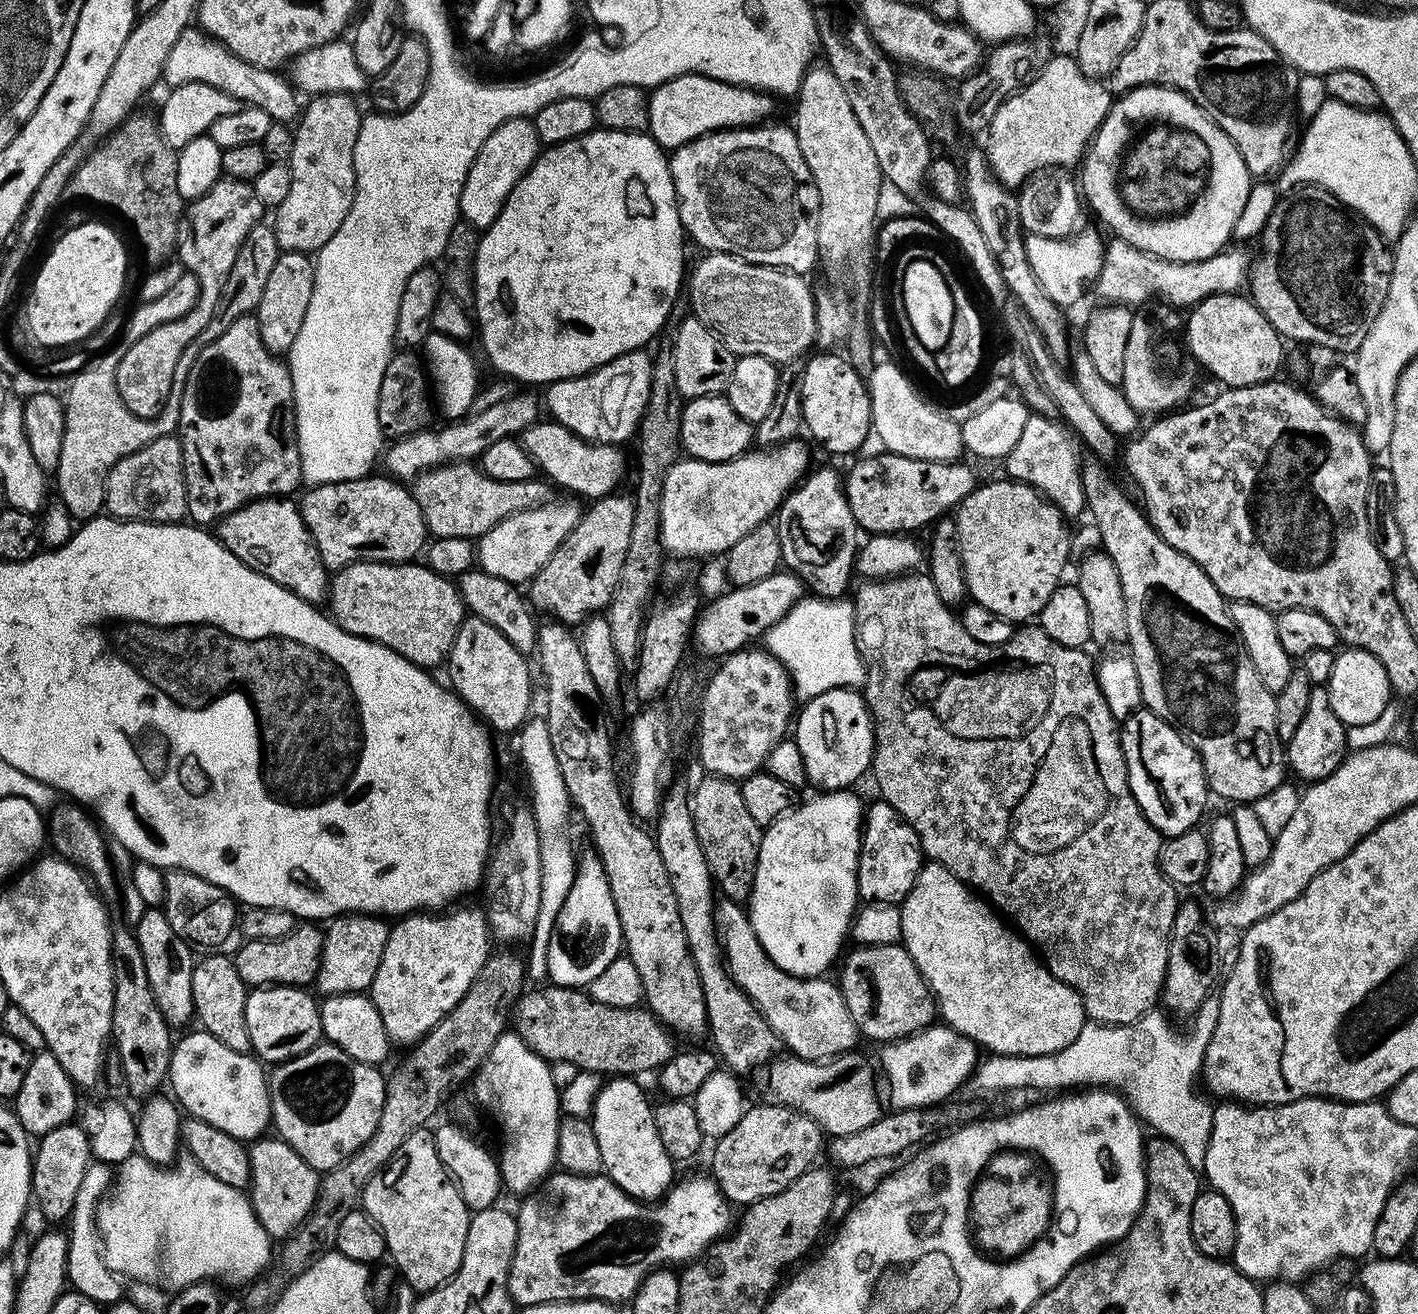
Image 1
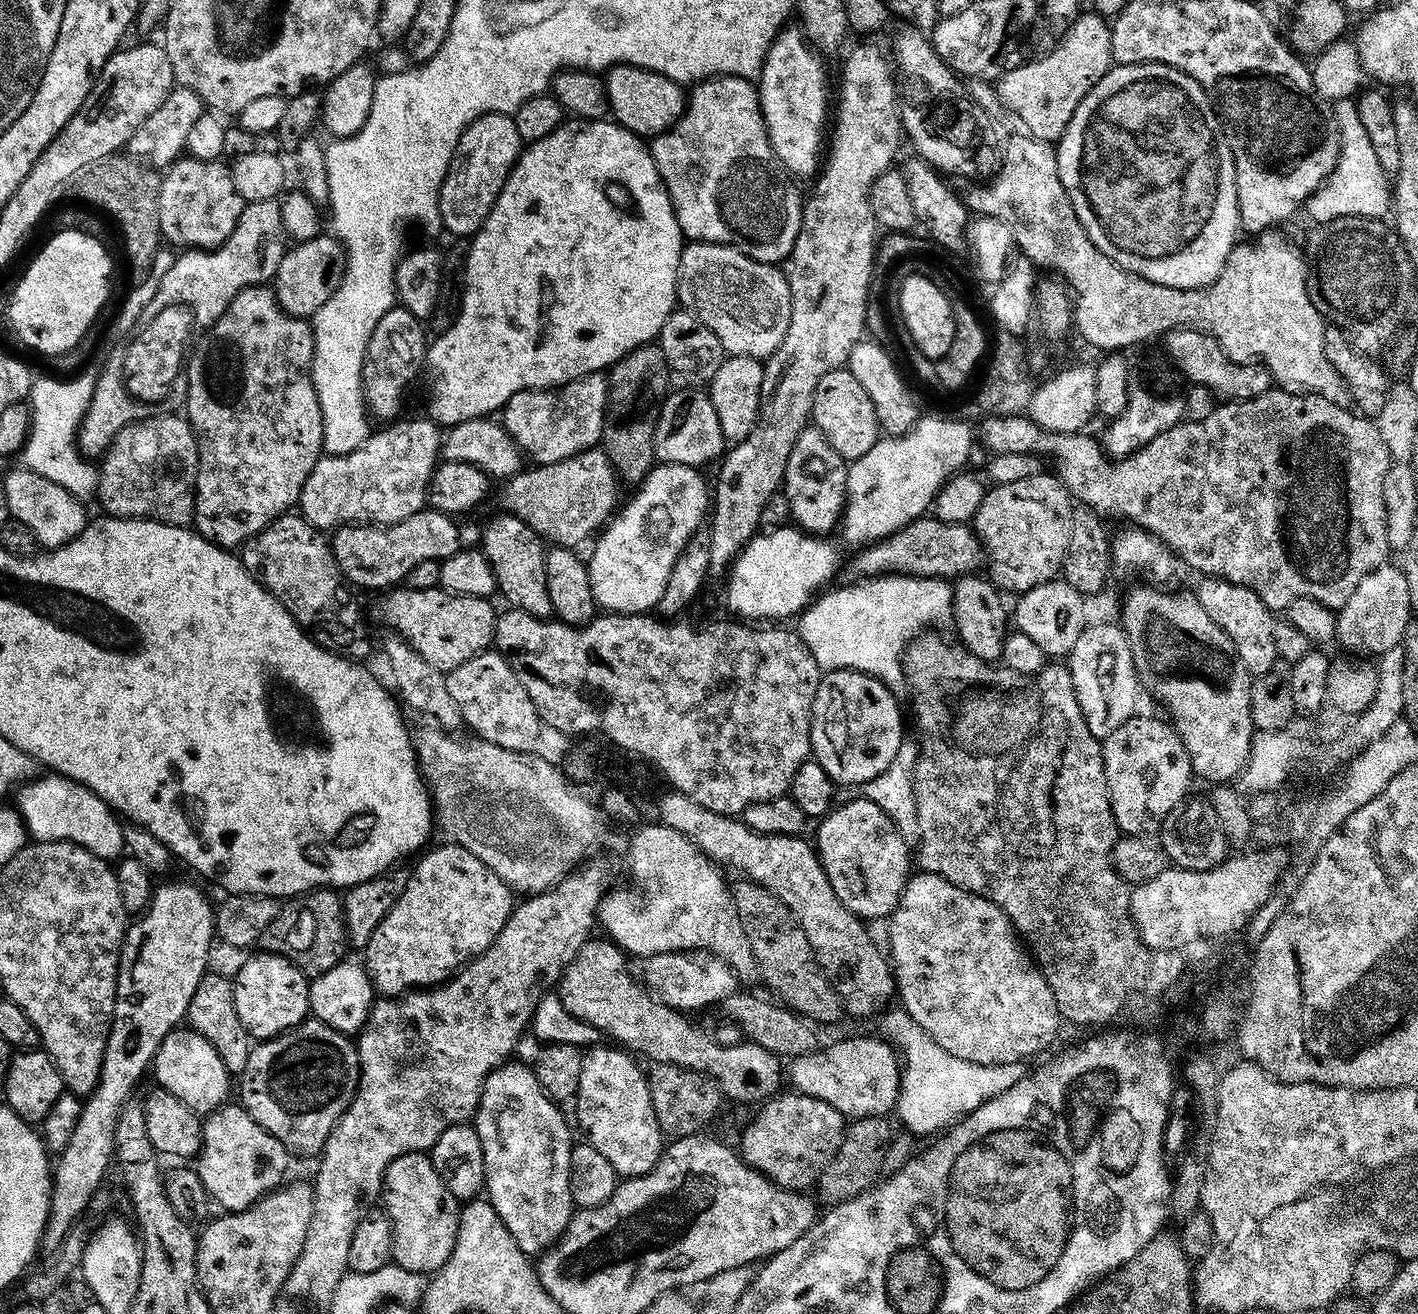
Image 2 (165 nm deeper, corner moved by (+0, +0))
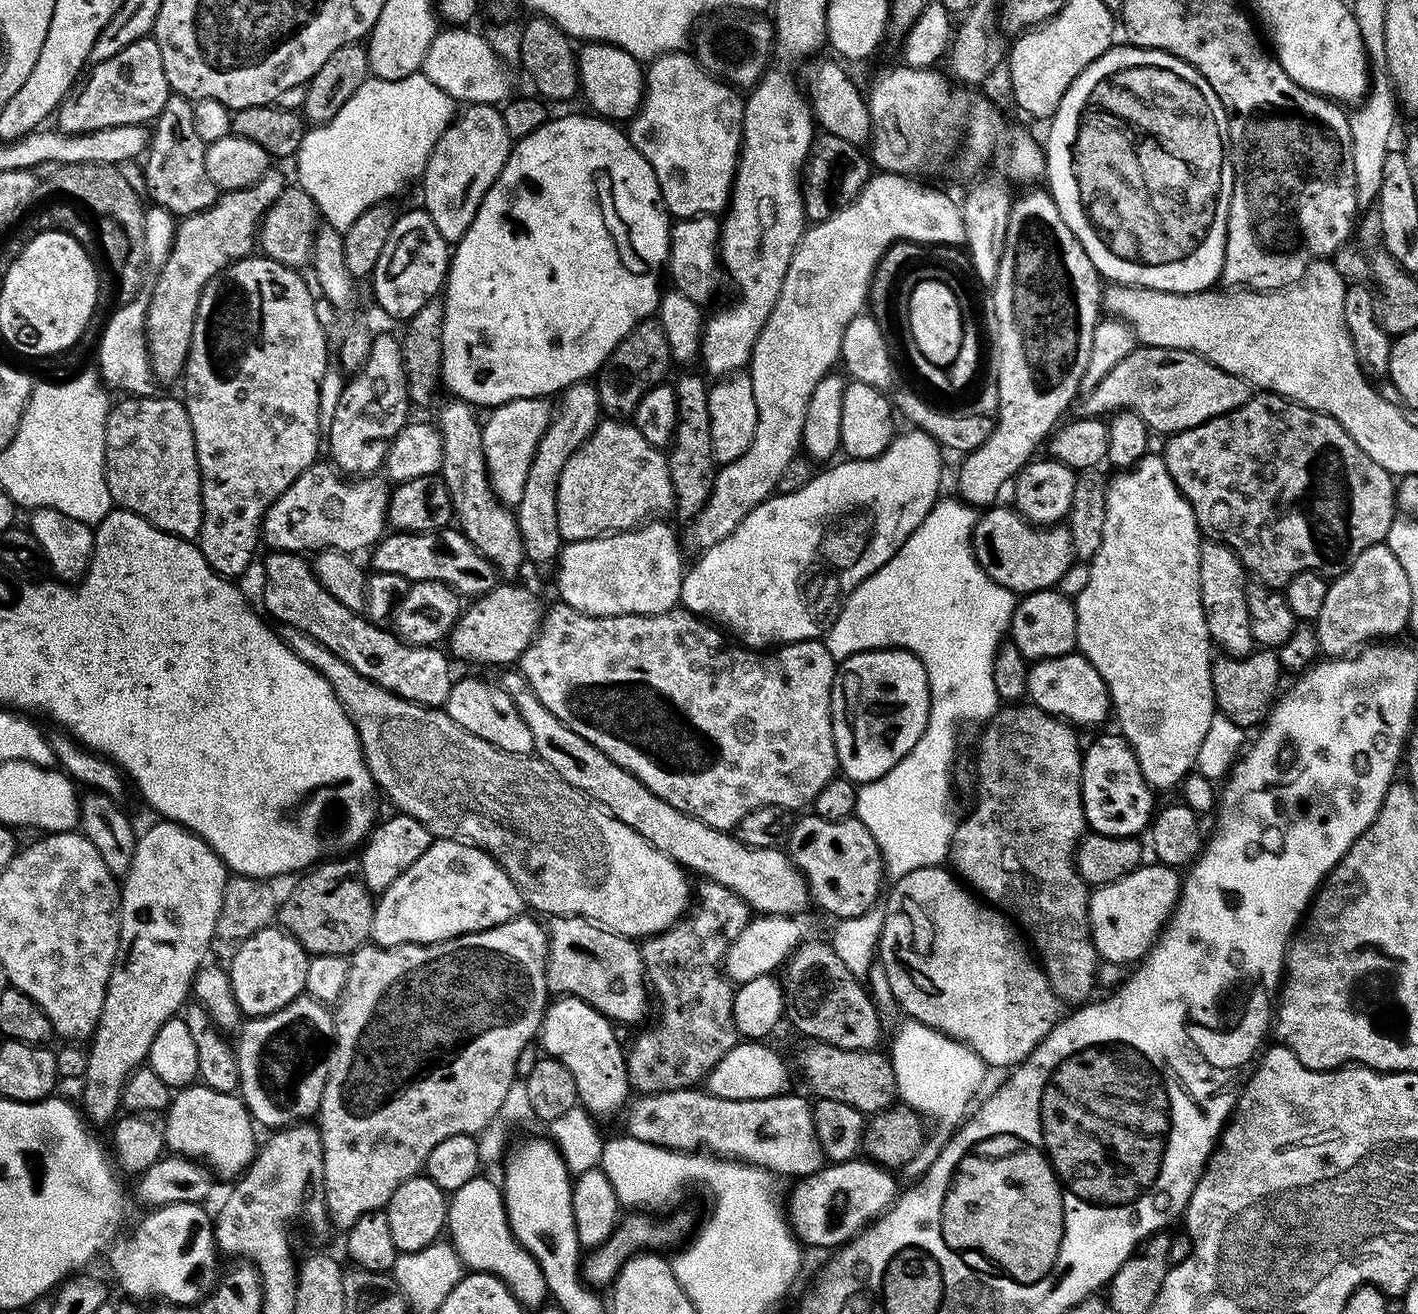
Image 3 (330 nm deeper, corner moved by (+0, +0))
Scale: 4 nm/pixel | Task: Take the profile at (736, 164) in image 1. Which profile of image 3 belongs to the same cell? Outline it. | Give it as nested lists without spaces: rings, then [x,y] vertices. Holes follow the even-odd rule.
[[[684,50],[657,56],[647,65],[644,101],[632,117],[627,133],[642,158],[650,162],[654,178],[658,178],[664,206],[673,217],[720,214],[727,209],[728,202],[732,199],[732,183],[736,181],[736,163],[740,161],[740,143],[744,129],[745,97],[739,94],[741,93],[733,85],[717,79],[701,68],[695,55]]]

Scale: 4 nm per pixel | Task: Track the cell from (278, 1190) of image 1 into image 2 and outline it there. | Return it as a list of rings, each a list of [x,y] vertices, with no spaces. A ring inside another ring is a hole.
[[[228,1102],[207,1113],[202,1120],[198,1171],[209,1197],[221,1204],[225,1213],[245,1212],[251,1204],[276,1191],[285,1183],[290,1153],[236,1102]]]

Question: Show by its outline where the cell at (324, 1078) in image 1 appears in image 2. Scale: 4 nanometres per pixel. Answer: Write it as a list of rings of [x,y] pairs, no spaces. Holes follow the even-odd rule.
[[[315,1018],[304,1020],[298,1026],[286,1030],[280,1036],[261,1040],[253,1047],[250,1058],[246,1058],[246,1070],[239,1073],[239,1103],[289,1153],[300,1156],[319,1157],[324,1143],[334,1130],[338,1118],[350,1106],[360,1081],[360,1059],[353,1037],[344,1036],[338,1030],[326,1026],[326,1022]]]

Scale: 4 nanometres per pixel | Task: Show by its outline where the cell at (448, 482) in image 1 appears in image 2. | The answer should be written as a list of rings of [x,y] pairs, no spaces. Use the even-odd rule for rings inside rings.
[[[603,447],[587,448],[585,452],[562,458],[562,462],[528,466],[516,476],[509,476],[503,485],[503,507],[526,522],[526,526],[530,526],[530,530],[537,532],[545,541],[562,548],[575,549],[580,546],[576,544],[582,543],[592,531],[595,533],[603,529],[609,517],[617,511],[616,484],[618,485],[618,473]]]

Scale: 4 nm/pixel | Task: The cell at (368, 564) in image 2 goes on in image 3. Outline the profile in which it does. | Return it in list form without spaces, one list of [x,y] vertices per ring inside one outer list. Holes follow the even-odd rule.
[[[449,526],[438,532],[398,532],[385,535],[371,549],[372,568],[386,574],[402,574],[410,581],[429,580],[449,584],[464,598],[484,596],[498,583],[495,566],[489,562],[463,532]]]

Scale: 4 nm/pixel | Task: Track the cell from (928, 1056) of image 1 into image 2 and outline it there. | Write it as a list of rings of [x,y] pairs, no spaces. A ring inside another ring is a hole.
[[[852,1036],[829,1048],[820,1046],[805,1056],[791,1057],[786,1064],[787,1083],[789,1080],[792,1083],[789,1085],[804,1096],[813,1096],[834,1106],[846,1118],[887,1117],[899,1097],[902,1061],[888,1040],[873,1036]]]

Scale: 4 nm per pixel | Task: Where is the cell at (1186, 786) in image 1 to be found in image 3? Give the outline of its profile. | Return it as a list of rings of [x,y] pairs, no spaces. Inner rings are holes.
[[[1119,734],[1100,736],[1085,747],[1080,762],[1080,793],[1085,825],[1103,836],[1139,837],[1154,815],[1153,789],[1145,784],[1134,750]]]

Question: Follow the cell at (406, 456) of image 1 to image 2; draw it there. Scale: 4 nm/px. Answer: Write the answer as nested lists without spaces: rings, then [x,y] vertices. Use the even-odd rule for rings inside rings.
[[[397,419],[385,423],[373,431],[350,454],[337,456],[321,455],[319,462],[310,470],[310,478],[302,486],[298,505],[299,515],[309,520],[315,528],[335,530],[342,524],[397,524],[410,514],[425,511],[428,504],[428,486],[436,472],[436,465],[442,456],[442,428],[435,420]]]

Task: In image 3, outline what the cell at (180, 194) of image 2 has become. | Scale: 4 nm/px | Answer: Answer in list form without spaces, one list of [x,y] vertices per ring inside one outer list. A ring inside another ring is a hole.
[[[169,95],[166,106],[150,128],[150,143],[143,157],[147,199],[176,218],[206,211],[216,204],[218,189],[206,172],[206,145],[194,126],[194,103],[184,96]]]

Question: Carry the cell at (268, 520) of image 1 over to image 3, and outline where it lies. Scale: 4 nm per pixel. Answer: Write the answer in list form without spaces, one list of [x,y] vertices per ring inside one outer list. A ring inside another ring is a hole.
[[[275,550],[267,554],[269,556],[264,560],[264,604],[273,621],[281,620],[281,625],[297,628],[322,642],[326,650],[338,654],[338,658],[354,666],[358,674],[410,702],[427,708],[444,708],[447,705],[454,675],[446,652],[444,657],[443,647],[405,644],[395,631],[387,632],[379,623],[342,606],[334,594],[320,585],[313,565],[309,561],[307,564],[303,555]]]

